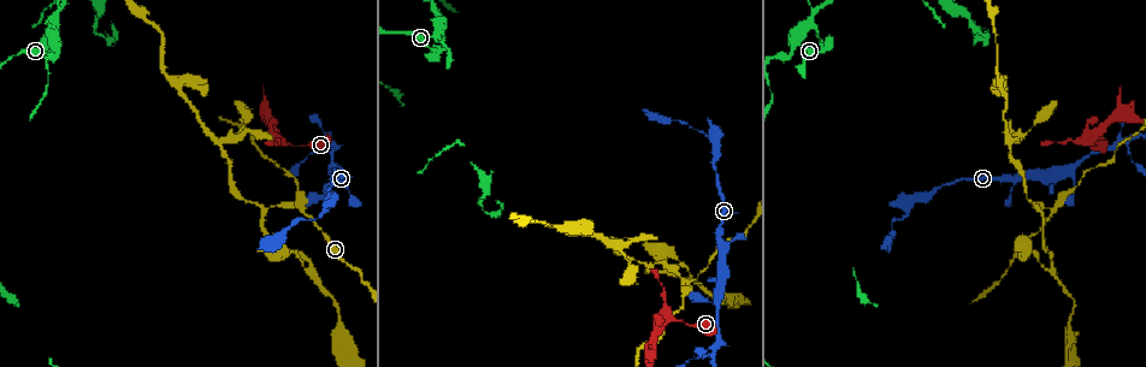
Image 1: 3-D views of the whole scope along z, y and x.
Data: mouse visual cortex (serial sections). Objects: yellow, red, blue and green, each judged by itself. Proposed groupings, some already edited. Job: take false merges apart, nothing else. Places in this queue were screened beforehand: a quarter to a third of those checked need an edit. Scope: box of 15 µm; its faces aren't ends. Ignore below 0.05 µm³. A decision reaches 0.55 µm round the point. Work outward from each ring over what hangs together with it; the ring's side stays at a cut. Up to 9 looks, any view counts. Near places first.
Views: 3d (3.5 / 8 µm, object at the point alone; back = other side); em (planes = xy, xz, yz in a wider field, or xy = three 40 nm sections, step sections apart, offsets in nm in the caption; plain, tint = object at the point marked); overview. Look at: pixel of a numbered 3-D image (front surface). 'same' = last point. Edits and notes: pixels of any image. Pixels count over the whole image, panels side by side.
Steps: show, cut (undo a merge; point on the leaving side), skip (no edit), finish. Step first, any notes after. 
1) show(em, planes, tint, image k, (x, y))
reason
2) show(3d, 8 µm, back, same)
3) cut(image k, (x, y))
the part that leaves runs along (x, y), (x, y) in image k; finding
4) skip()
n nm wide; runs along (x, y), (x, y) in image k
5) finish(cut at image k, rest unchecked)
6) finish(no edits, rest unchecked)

show(3d, 3.5 µm, image 1, (685, 279))
three-way junction

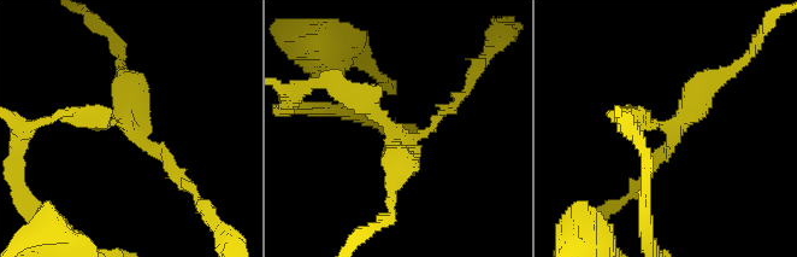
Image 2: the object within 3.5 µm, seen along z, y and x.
show(em, planes, tint, image 2, (672, 129))
3 arms; arms of 100, 250, 350 nm

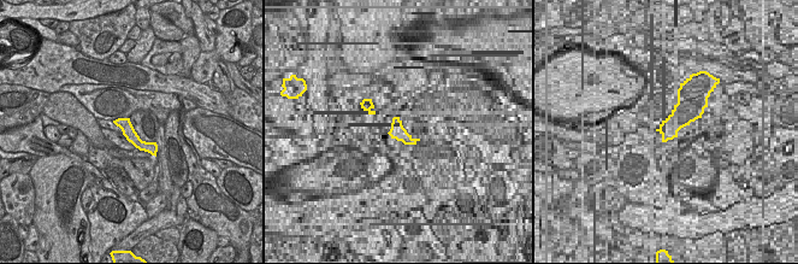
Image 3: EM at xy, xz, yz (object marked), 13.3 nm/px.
cut(image 2, (349, 109))
the part that leaves runs along (387, 124), (328, 85), (299, 91) in image 2; a second cell is stuck on

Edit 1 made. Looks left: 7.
show(overview)

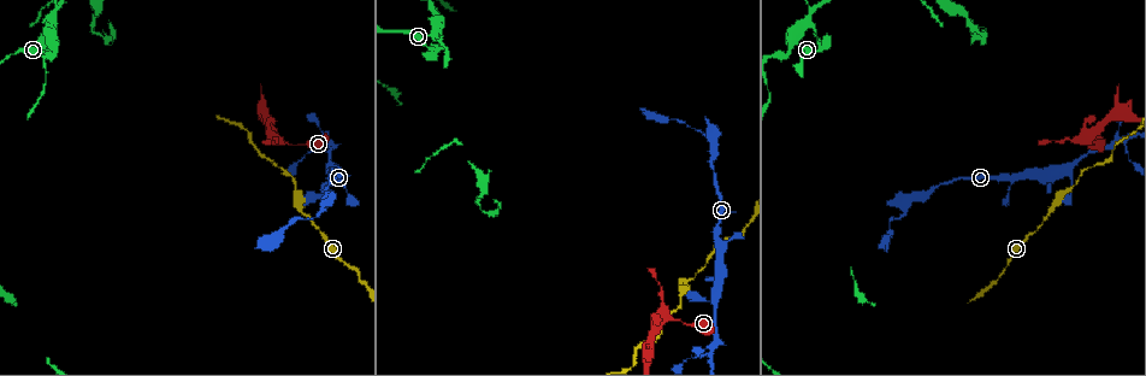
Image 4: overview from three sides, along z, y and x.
show(3d, 3.5 µm, image 4, (1068, 172))
three arms meet

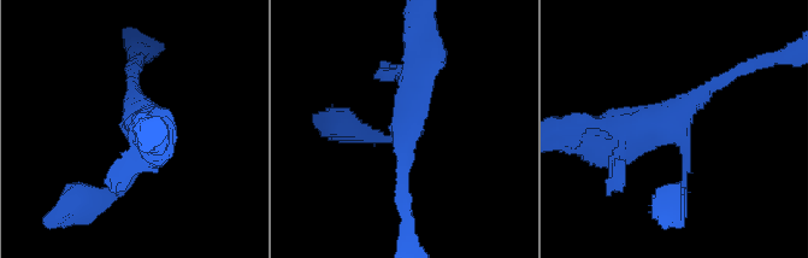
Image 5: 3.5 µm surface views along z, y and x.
show(em, xy, step 2, tint, image 5, (670, 124))
3 arms; arms of 100, 200, 350 nm

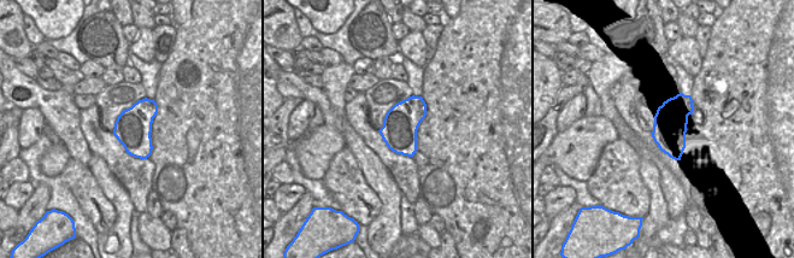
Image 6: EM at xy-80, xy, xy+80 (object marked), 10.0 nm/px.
show(em, xy, step 3, tint, same)

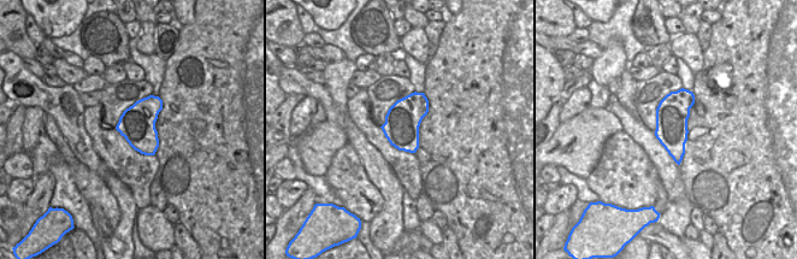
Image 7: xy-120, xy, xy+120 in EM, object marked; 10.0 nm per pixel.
skip()
runs along (600, 135), (671, 124), (732, 72) in image 5; all the same cell

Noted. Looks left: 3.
show(3d, 3.5 µm, image 4, (715, 346))
three arms meet

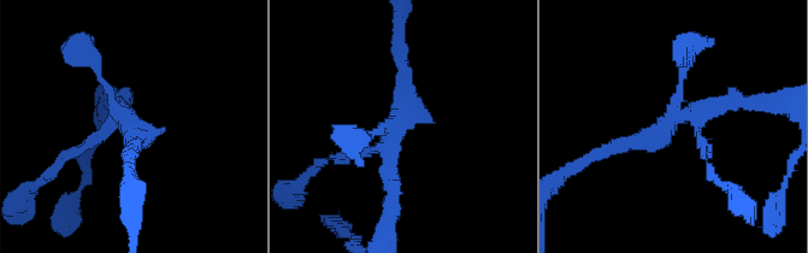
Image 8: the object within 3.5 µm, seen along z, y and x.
show(em, xy, step 2, plain, image 8, (673, 118))

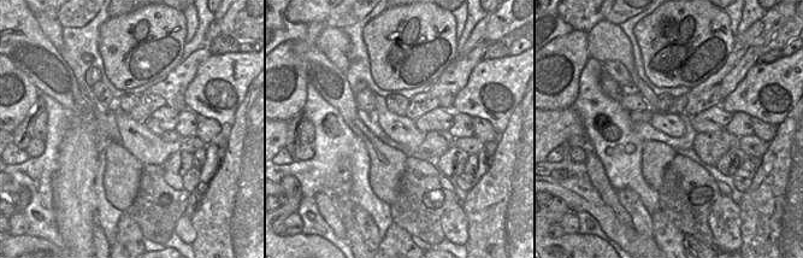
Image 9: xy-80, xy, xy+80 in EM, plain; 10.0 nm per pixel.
show(em, xy, step 2, tint, same)

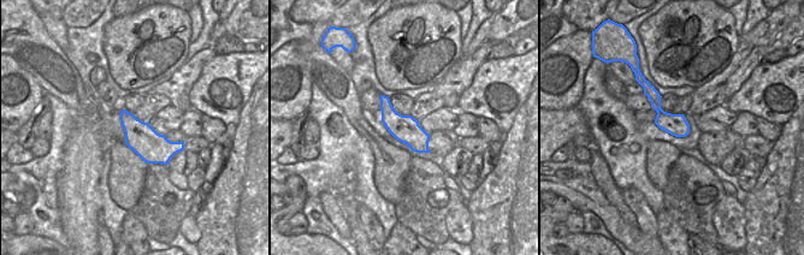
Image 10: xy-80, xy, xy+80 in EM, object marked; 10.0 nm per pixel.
skip()
runs along (648, 86), (657, 108), (683, 134) in image 10; one cell here

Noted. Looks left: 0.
finish(cut at image 2, rest unchecked)

